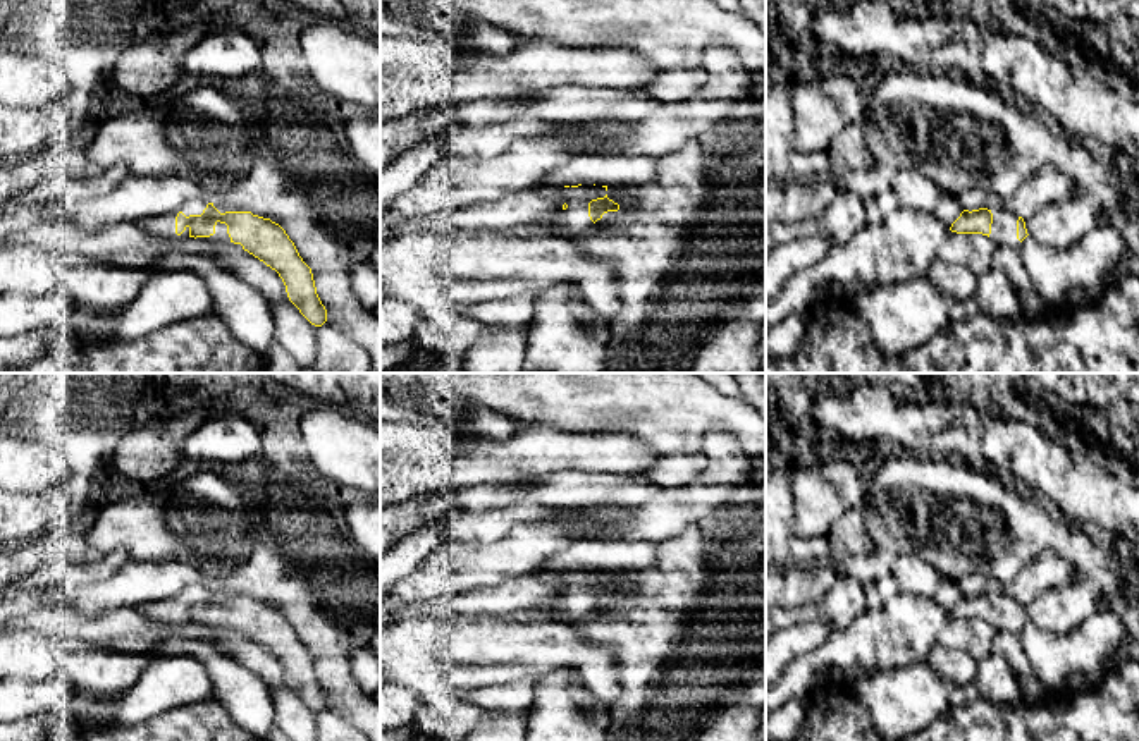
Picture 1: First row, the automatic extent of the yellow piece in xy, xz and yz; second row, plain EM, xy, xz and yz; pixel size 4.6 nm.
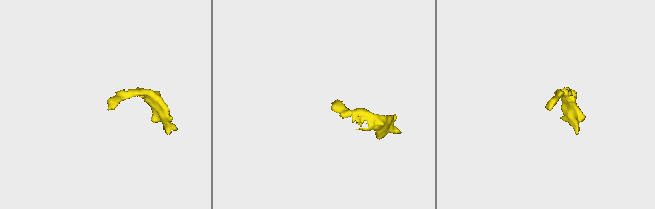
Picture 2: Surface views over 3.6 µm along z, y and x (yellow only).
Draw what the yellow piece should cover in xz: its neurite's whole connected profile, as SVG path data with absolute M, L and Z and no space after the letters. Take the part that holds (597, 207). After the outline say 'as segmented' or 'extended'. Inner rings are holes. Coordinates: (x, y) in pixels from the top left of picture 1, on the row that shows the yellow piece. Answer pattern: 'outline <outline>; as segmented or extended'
outline M578 184L564 187L540 186L551 193L551 198L563 208L554 224L521 224L502 230L509 237L554 236L575 241L576 236L602 232L613 227L602 218L607 211L618 211L619 205L613 199L597 196L595 184Z; extended

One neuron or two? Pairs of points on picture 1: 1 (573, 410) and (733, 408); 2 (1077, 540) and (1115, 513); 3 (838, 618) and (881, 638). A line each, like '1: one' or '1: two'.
1: one
2: two
3: two

